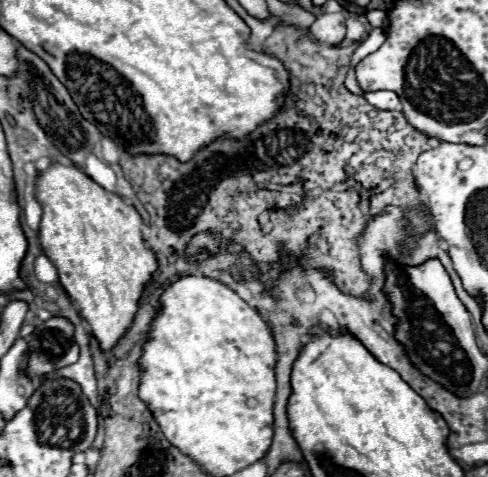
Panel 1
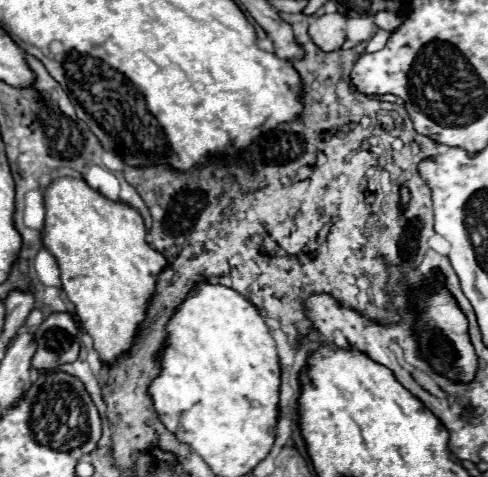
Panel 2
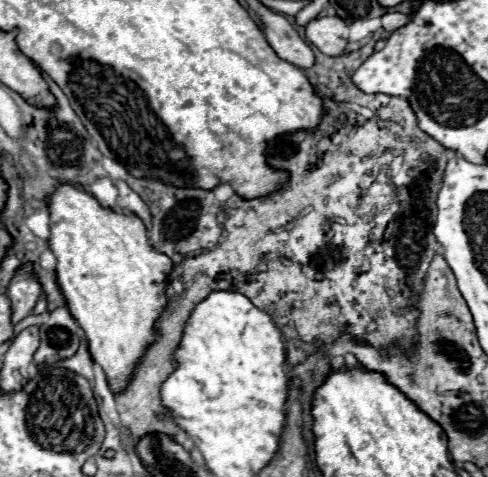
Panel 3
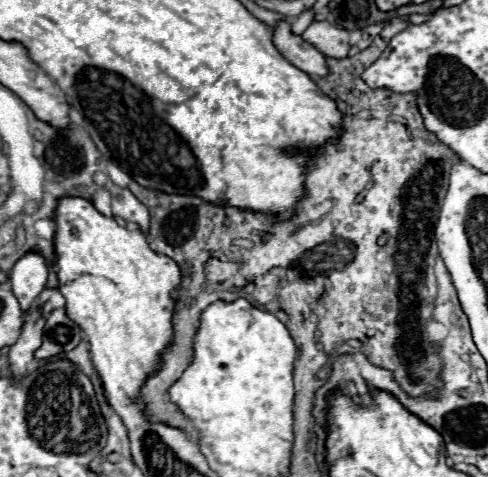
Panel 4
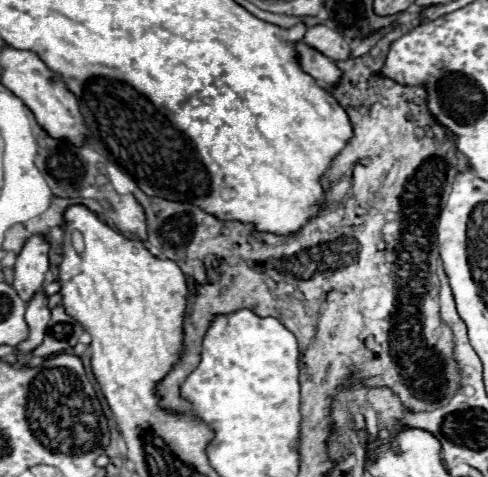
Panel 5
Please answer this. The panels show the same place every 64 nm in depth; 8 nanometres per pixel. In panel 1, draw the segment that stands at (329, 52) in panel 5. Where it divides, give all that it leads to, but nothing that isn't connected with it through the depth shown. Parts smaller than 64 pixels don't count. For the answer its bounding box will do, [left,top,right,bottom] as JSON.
[310,12,346,44]

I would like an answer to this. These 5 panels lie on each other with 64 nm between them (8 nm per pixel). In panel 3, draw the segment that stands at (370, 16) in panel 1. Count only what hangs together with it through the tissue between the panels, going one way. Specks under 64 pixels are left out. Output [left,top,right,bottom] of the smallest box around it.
[380,12,412,32]

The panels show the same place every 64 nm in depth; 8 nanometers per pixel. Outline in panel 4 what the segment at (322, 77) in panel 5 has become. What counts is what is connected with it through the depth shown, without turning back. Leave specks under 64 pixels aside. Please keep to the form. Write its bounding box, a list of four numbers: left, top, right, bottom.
[272,20,324,76]

